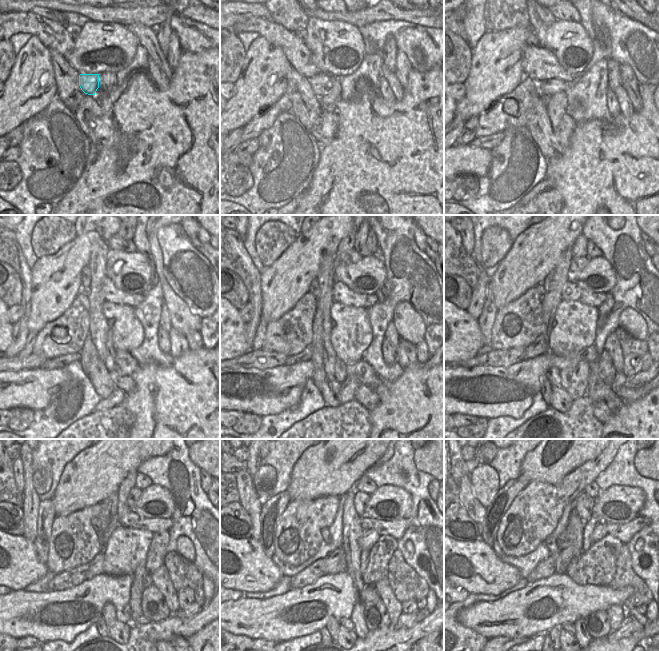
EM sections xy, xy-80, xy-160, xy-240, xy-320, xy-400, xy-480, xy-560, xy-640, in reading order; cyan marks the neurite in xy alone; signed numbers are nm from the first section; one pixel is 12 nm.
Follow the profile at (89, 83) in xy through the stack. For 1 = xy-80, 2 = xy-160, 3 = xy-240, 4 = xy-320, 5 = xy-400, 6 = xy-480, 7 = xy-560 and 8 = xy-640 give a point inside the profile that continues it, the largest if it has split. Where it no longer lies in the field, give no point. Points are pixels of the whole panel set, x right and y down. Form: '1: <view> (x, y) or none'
1: xy-80 (321, 84)
2: xy-160 (549, 87)
3: xy-240 (127, 332)
4: xy-320 (352, 334)
5: xy-400 (575, 329)
6: xy-480 (127, 547)
7: xy-560 (369, 537)
8: xy-640 (600, 531)

